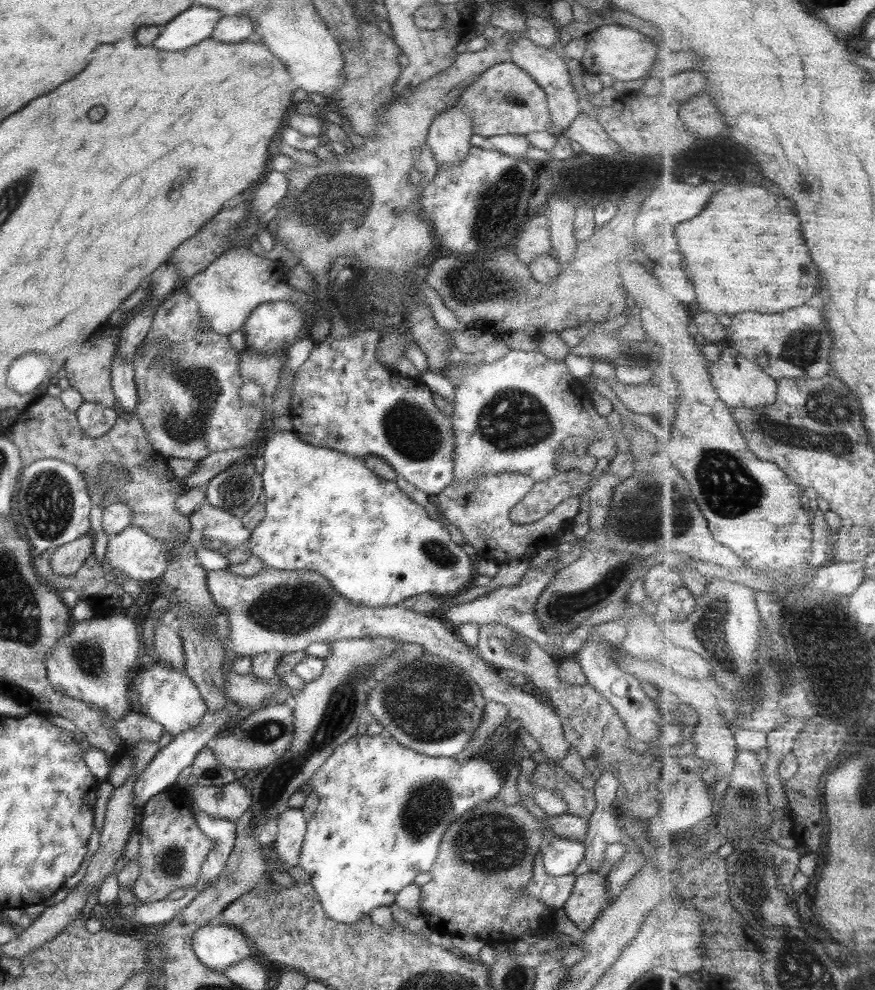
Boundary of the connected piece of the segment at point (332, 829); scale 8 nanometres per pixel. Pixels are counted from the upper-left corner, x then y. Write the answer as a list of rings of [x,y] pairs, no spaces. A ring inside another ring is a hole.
[[[380,732],[376,736],[355,735],[345,743],[336,746],[331,755],[317,770],[309,776],[309,780],[304,782],[304,790],[312,791],[317,795],[318,805],[313,811],[313,816],[306,820],[305,833],[298,856],[298,864],[302,871],[307,872],[309,884],[312,886],[320,907],[325,916],[341,924],[353,924],[356,920],[361,920],[368,916],[368,912],[378,906],[387,907],[394,902],[394,896],[400,888],[406,887],[413,882],[414,876],[419,873],[427,873],[435,860],[437,854],[437,844],[441,840],[441,834],[445,832],[446,826],[451,820],[455,820],[463,813],[470,811],[477,804],[486,803],[494,799],[504,781],[504,771],[497,764],[488,761],[481,761],[479,758],[468,758],[455,761],[453,758],[429,757],[418,754],[408,748],[403,748],[391,736]]]

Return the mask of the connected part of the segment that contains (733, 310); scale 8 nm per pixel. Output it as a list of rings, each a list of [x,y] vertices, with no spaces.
[[[729,184],[723,190],[715,192],[711,204],[705,208],[705,212],[701,212],[695,220],[683,222],[677,228],[677,236],[679,236],[679,246],[681,246],[681,254],[685,256],[684,269],[687,270],[691,282],[695,284],[697,290],[696,304],[693,309],[701,311],[709,311],[715,315],[728,314],[731,317],[741,314],[742,312],[762,312],[762,313],[780,313],[791,310],[795,307],[800,307],[811,300],[817,294],[817,280],[819,280],[819,270],[811,258],[809,246],[803,238],[801,232],[801,224],[797,222],[799,216],[793,210],[793,204],[789,204],[789,200],[785,196],[779,196],[775,192],[769,192],[763,186],[753,186],[753,184]]]

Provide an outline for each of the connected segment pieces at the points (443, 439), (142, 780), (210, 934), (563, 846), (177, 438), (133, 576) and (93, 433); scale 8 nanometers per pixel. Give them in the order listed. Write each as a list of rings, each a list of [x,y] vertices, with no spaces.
[[[364,328],[351,331],[339,340],[328,335],[322,342],[314,344],[292,378],[287,412],[292,424],[291,432],[307,444],[334,448],[347,456],[359,459],[367,455],[376,456],[413,488],[427,495],[436,495],[442,487],[452,483],[454,436],[450,417],[438,411],[432,401],[432,392],[420,380],[402,378],[375,361],[380,335],[378,329]]]
[[[231,703],[227,705],[225,709],[217,711],[217,713],[205,712],[197,727],[181,732],[173,737],[169,744],[163,746],[161,750],[158,750],[155,756],[151,758],[151,762],[147,764],[147,768],[143,768],[143,772],[134,780],[132,788],[133,806],[136,808],[142,807],[147,800],[155,796],[155,794],[159,794],[166,786],[175,784],[175,778],[177,778],[178,774],[184,768],[191,765],[193,758],[197,756],[199,750],[201,750],[203,746],[207,746],[215,734],[229,727],[234,720],[238,719],[243,714],[244,712],[241,708]]]
[[[220,915],[196,928],[191,942],[197,960],[219,974],[254,952],[247,937],[238,928],[222,924]]]
[[[552,836],[549,844],[541,844],[544,871],[549,876],[571,874],[584,855],[583,844],[579,841],[559,839]]]
[[[182,288],[175,289],[155,306],[149,330],[130,361],[137,395],[133,416],[143,425],[149,444],[165,458],[197,462],[214,452],[247,447],[263,418],[259,406],[241,404],[239,400],[238,390],[243,382],[239,376],[240,352],[229,345],[228,335],[201,331],[197,327],[200,317],[196,302]]]
[[[127,526],[116,535],[108,537],[106,542],[104,560],[110,568],[122,573],[131,581],[143,584],[162,575],[167,563],[170,561],[170,544],[166,540],[157,540],[147,536],[143,529]]]
[[[83,401],[74,415],[83,434],[89,438],[97,438],[102,437],[111,428],[119,413],[117,408]]]

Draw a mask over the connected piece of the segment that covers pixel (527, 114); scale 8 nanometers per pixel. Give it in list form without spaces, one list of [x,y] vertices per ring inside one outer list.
[[[509,60],[490,66],[461,89],[455,106],[471,117],[472,134],[489,138],[500,134],[525,136],[529,132],[552,132],[544,92],[526,72]]]

